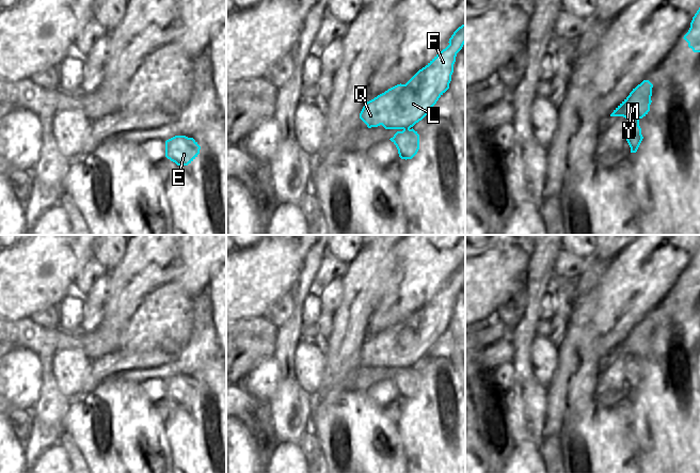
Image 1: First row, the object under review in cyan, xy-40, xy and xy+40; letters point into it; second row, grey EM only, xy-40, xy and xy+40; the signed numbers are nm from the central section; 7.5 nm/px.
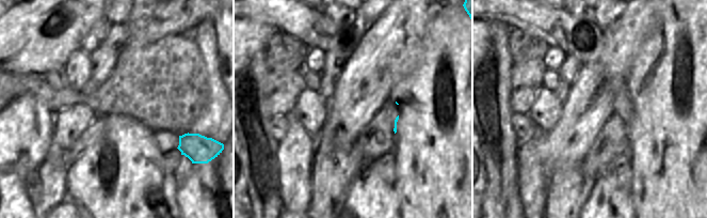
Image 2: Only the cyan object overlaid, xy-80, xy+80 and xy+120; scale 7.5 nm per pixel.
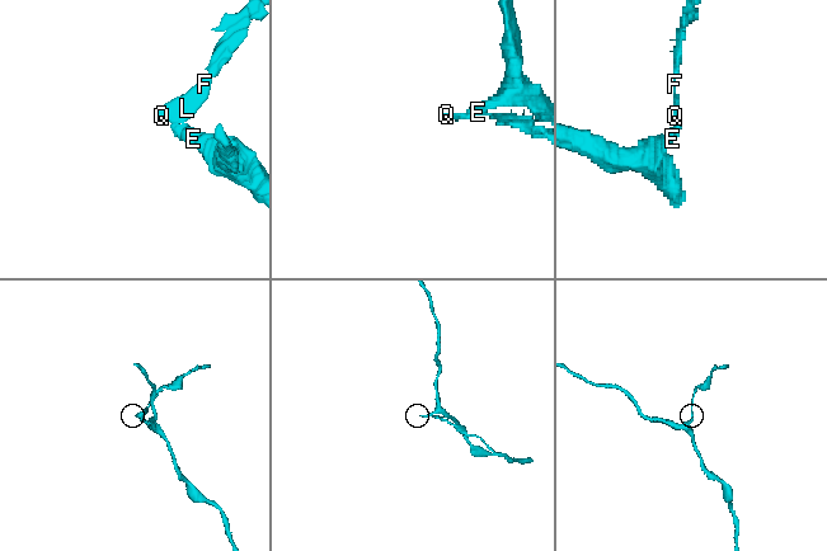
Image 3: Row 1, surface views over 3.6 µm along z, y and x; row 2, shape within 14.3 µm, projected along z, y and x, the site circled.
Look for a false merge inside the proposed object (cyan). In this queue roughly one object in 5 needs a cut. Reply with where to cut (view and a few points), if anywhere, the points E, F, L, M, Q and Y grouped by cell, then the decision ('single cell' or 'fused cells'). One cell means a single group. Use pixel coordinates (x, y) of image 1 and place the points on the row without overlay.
xy+40 (638, 357), (627, 358) | E M / F L Q Y | fused cells

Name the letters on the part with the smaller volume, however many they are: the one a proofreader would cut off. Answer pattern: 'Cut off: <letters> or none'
Cut off: F, L, Q, Y

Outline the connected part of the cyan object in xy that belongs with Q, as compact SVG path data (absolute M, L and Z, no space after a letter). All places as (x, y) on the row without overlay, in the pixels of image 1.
M465 262L454 271L448 282L445 288L405 324L397 324L364 344L360 358L368 367L382 364L385 368L409 368L430 351L439 337L449 328L457 293L465 283Z

